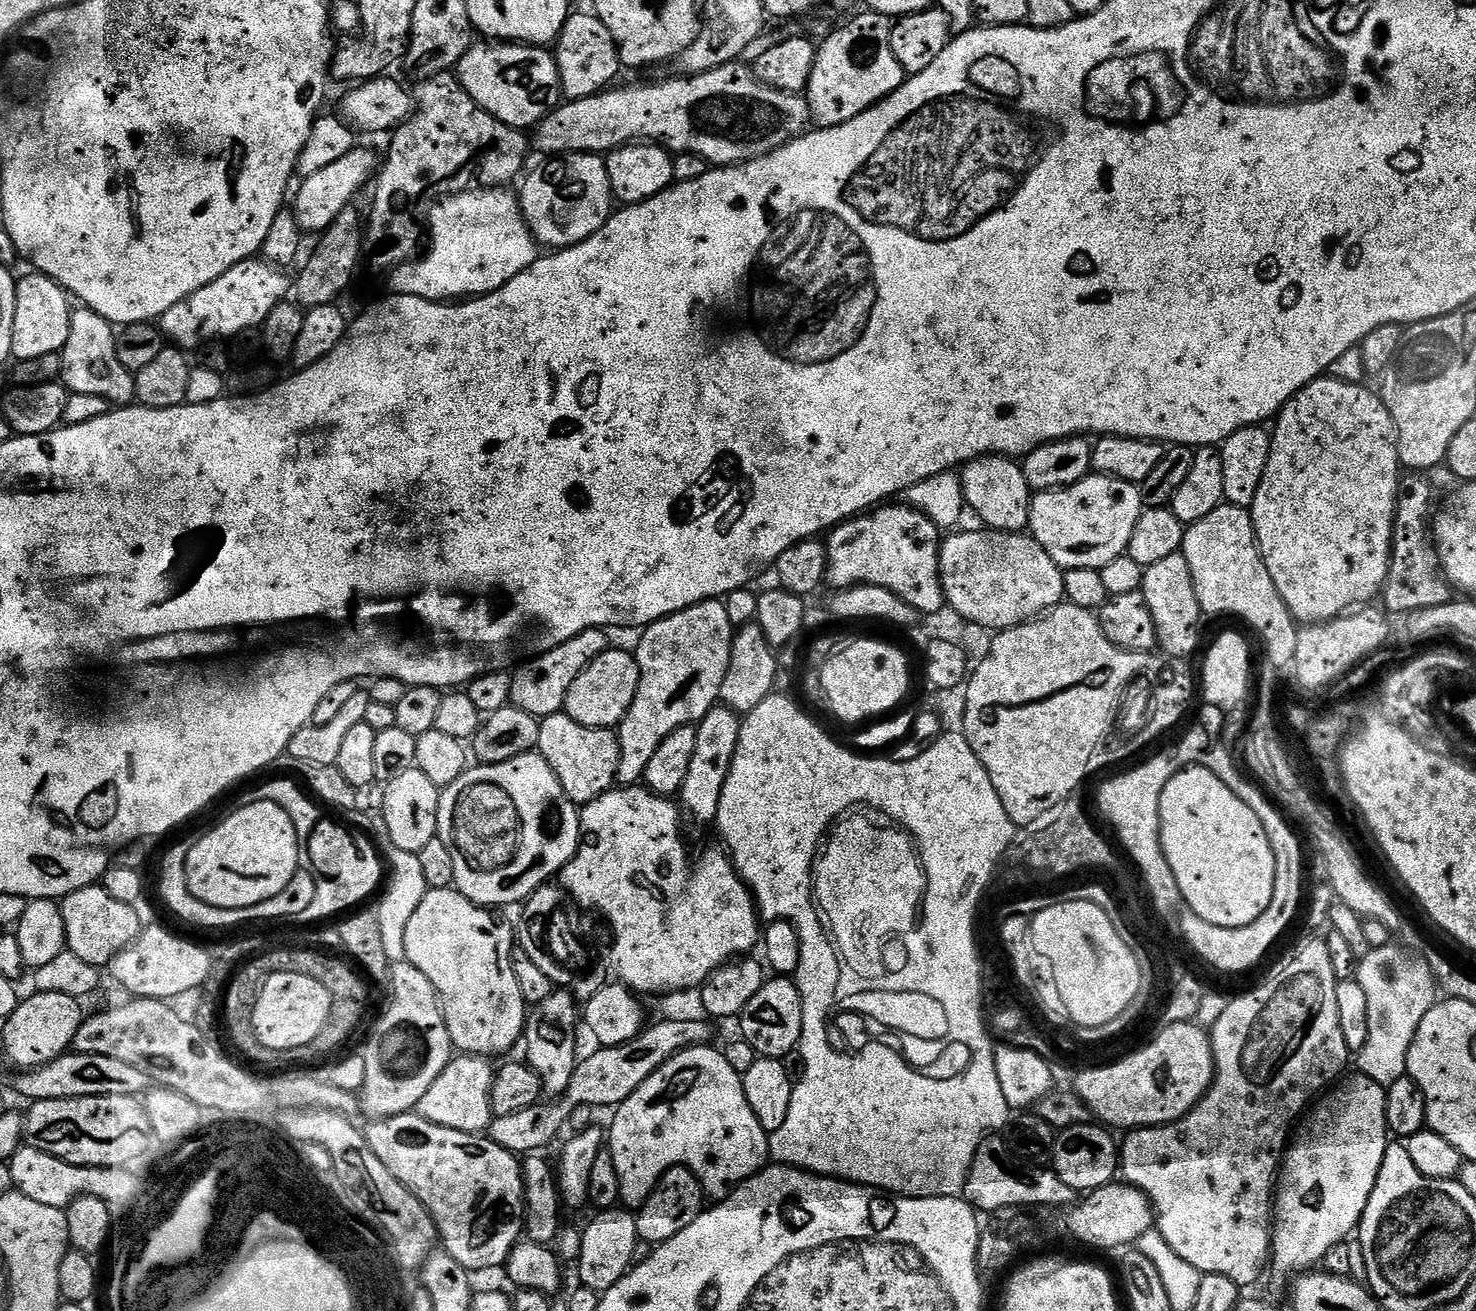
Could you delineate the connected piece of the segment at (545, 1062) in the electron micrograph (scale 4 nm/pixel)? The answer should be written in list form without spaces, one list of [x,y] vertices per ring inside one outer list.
[[[553,990],[542,1002],[531,1005],[524,1021],[522,1049],[528,1057],[526,1063],[538,1074],[543,1095],[548,1098],[563,1096],[578,1063],[576,1031],[582,1028],[582,1012],[577,997],[568,990]]]

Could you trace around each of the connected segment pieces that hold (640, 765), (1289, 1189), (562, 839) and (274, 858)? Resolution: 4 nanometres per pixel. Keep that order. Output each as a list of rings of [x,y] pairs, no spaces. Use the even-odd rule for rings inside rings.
[[[723,599],[703,600],[681,612],[664,616],[639,633],[640,645],[634,648],[640,677],[634,702],[620,719],[620,761],[616,784],[636,786],[643,781],[650,758],[662,746],[662,742],[674,730],[682,726],[697,725],[711,710],[717,707],[722,690],[722,678],[726,678],[726,666],[730,666],[730,650],[734,627]]]
[[[1359,1074],[1353,1076],[1353,1080],[1345,1079],[1339,1085],[1341,1088],[1337,1092],[1329,1091],[1303,1117],[1282,1157],[1278,1187],[1274,1192],[1270,1257],[1271,1271],[1276,1271],[1280,1276],[1295,1278],[1315,1269],[1332,1246],[1347,1241],[1359,1229],[1360,1219],[1366,1210],[1366,1202],[1374,1190],[1374,1182],[1378,1178],[1382,1158],[1390,1143],[1386,1122],[1386,1088],[1385,1085],[1374,1082],[1368,1076]]]
[[[539,751],[527,752],[518,758],[510,758],[510,762],[498,762],[497,764],[480,764],[469,767],[449,788],[443,789],[438,802],[438,826],[436,827],[438,839],[446,842],[450,854],[454,857],[454,885],[457,892],[461,892],[470,902],[479,904],[480,907],[489,910],[500,910],[503,904],[516,904],[527,901],[528,897],[538,889],[549,883],[564,867],[574,858],[574,854],[580,845],[580,808],[568,797],[566,790],[562,790],[562,782],[550,770],[547,762],[540,757]]]
[[[259,800],[240,806],[213,832],[192,844],[184,876],[194,898],[210,906],[249,908],[274,898],[274,894],[282,894],[300,867],[298,834],[290,814],[274,802]]]

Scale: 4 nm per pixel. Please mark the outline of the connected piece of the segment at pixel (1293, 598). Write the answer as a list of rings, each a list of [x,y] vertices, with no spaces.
[[[1321,378],[1313,380],[1312,383],[1306,385],[1302,391],[1293,396],[1283,408],[1280,409],[1275,417],[1274,425],[1276,429],[1271,429],[1272,449],[1270,450],[1270,458],[1266,462],[1266,474],[1262,474],[1262,486],[1258,486],[1258,494],[1254,494],[1254,502],[1250,509],[1252,513],[1252,525],[1254,526],[1254,534],[1256,535],[1256,545],[1260,547],[1262,554],[1262,562],[1266,562],[1266,570],[1270,570],[1270,578],[1274,578],[1274,586],[1278,590],[1278,594],[1282,594],[1282,602],[1286,602],[1286,606],[1290,610],[1293,620],[1301,625],[1310,624],[1326,624],[1329,620],[1335,620],[1336,617],[1345,615],[1349,610],[1359,609],[1361,606],[1368,606],[1373,603],[1372,600],[1381,595],[1384,590],[1384,583],[1388,577],[1390,570],[1390,558],[1392,557],[1392,527],[1394,526],[1394,514],[1396,513],[1396,495],[1400,493],[1400,482],[1402,479],[1402,465],[1400,463],[1400,446],[1396,443],[1396,427],[1394,426],[1394,418],[1390,418],[1390,410],[1385,406],[1383,399],[1379,395],[1376,396],[1364,384],[1347,384],[1346,382],[1338,382],[1331,378]]]

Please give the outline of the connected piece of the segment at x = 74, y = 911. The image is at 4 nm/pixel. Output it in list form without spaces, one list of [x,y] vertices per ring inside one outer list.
[[[99,883],[74,890],[59,901],[59,905],[62,922],[66,922],[67,951],[78,954],[82,962],[90,962],[90,966],[101,970],[107,969],[114,957],[133,944],[142,931],[137,905],[118,902],[118,898],[106,894]]]

